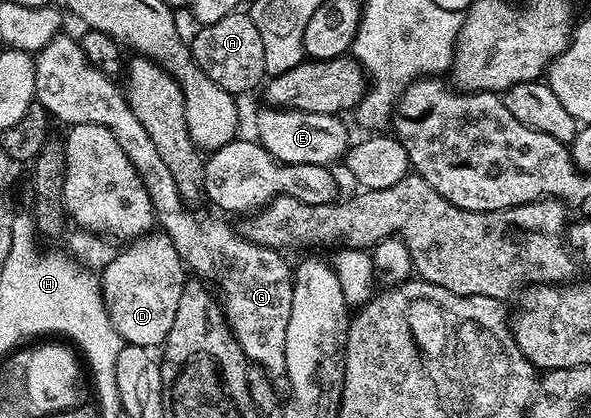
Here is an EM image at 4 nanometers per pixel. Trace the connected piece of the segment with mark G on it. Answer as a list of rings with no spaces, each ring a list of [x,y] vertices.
[[[66,32],[56,34],[55,41],[45,44],[45,48],[38,51],[34,61],[35,97],[38,105],[42,106],[52,119],[60,118],[61,121],[67,122],[68,127],[97,124],[109,128],[113,132],[113,136],[117,136],[117,144],[121,144],[121,148],[125,148],[125,156],[129,156],[129,164],[133,164],[133,168],[137,168],[137,176],[141,176],[141,184],[145,184],[145,192],[149,192],[149,200],[155,209],[156,223],[161,227],[162,233],[166,234],[173,242],[173,246],[175,246],[186,269],[196,279],[206,280],[208,283],[219,282],[220,290],[217,290],[217,294],[221,299],[223,312],[227,315],[227,323],[231,326],[237,344],[241,344],[243,355],[247,357],[248,363],[254,364],[268,375],[272,389],[276,393],[288,393],[290,380],[286,372],[285,348],[287,346],[287,327],[292,312],[292,300],[296,296],[296,291],[293,288],[289,266],[283,260],[284,255],[278,250],[269,249],[268,246],[259,246],[256,243],[251,243],[249,239],[242,238],[239,233],[236,233],[236,227],[232,223],[222,222],[219,218],[210,218],[207,214],[198,218],[197,215],[187,211],[190,210],[188,203],[184,202],[183,197],[179,194],[179,185],[175,182],[173,172],[169,172],[165,159],[157,153],[157,144],[153,144],[153,140],[149,137],[149,132],[145,132],[141,120],[137,120],[137,116],[133,116],[124,91],[120,87],[118,90],[111,83],[114,81],[88,60],[82,45],[76,39],[74,42]]]

